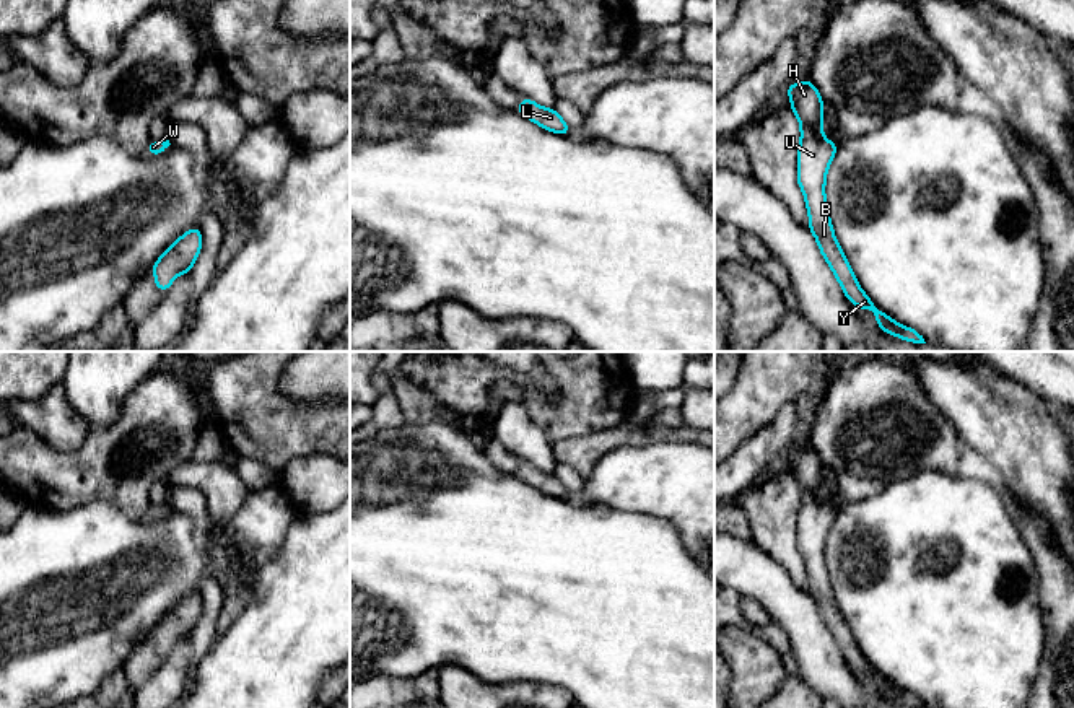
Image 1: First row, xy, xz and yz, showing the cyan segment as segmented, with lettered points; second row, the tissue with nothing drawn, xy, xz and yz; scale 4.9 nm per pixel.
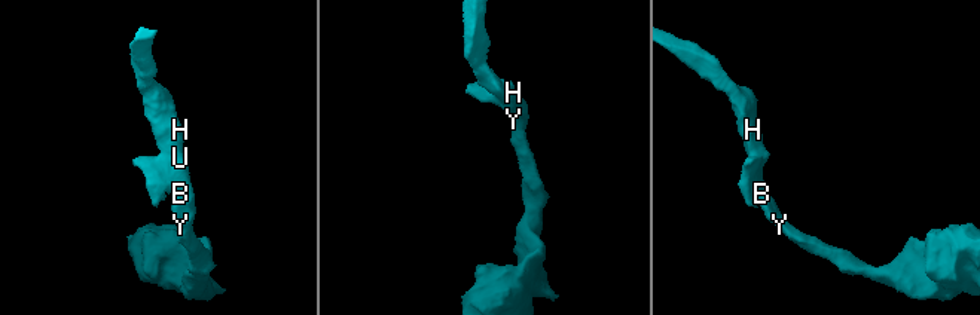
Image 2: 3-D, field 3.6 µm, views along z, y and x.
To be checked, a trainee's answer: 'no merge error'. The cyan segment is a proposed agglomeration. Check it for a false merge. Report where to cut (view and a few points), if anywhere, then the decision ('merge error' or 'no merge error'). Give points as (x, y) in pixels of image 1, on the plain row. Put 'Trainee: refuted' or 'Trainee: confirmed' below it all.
no cut | no merge error
Trainee: confirmed

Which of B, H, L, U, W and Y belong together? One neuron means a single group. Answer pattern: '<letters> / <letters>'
B H L U W Y

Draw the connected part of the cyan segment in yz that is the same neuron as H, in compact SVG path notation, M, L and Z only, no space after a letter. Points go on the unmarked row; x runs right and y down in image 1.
M810 444L791 448L786 454L791 474L801 488L801 508L797 513L797 548L804 557L809 576L810 597L815 601L819 614L838 643L843 658L859 674L871 674L882 697L900 701L911 708L926 708L923 700L910 692L895 687L884 679L861 654L853 633L836 607L825 565L825 544L838 508L827 505L823 496L822 470L823 464Z

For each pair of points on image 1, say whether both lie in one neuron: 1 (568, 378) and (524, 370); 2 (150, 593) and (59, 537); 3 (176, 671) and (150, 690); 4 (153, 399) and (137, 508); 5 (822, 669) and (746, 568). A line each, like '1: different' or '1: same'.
1: different
2: same
3: same
4: same
5: same

